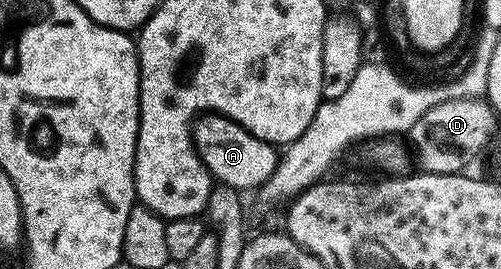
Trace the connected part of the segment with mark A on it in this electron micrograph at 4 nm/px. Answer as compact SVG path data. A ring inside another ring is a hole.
M206 112L194 119L192 127L194 147L208 168L211 179L239 192L257 191L272 176L278 164L279 151L270 143L252 136L241 122L234 122L217 112Z

